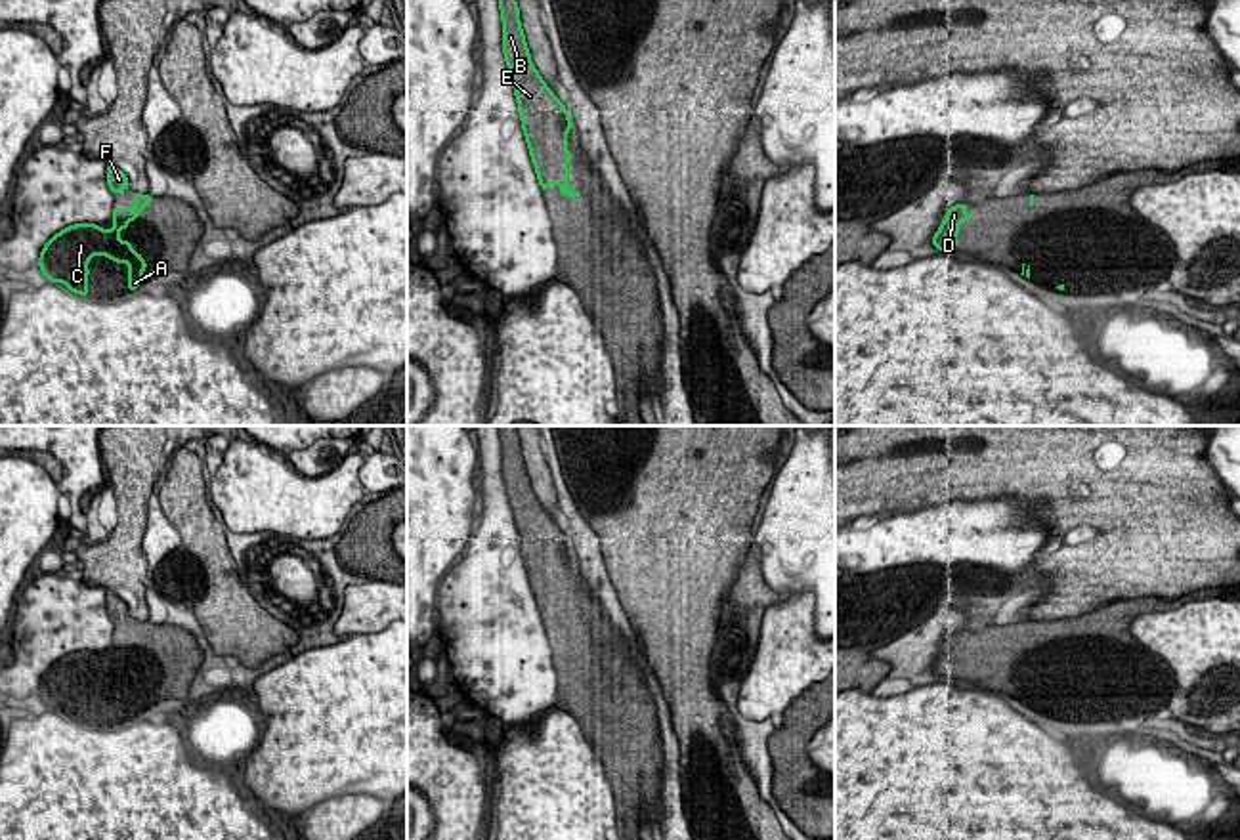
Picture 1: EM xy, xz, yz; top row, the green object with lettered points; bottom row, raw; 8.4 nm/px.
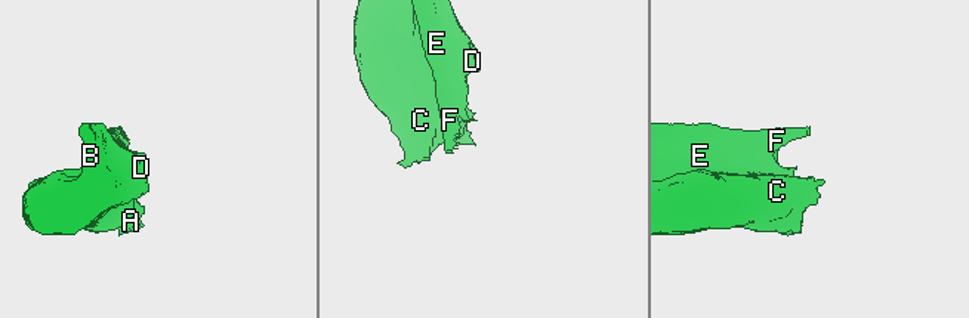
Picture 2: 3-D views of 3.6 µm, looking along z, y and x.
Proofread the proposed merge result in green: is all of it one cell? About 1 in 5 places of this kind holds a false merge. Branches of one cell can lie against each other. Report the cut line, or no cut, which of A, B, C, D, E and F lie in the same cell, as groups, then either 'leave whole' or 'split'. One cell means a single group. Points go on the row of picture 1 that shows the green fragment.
no cut | A B C D E F | leave whole

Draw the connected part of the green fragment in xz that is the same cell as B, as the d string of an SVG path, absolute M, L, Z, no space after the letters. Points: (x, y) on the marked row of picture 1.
M499 0L502 53L520 109L522 130L541 191L558 185L564 197L581 197L567 187L571 153L567 132L573 130L566 105L546 86L531 61L516 0Z

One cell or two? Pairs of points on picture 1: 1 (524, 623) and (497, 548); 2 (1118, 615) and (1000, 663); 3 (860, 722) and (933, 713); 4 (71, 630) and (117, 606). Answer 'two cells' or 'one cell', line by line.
1: one cell
2: one cell
3: one cell
4: two cells

